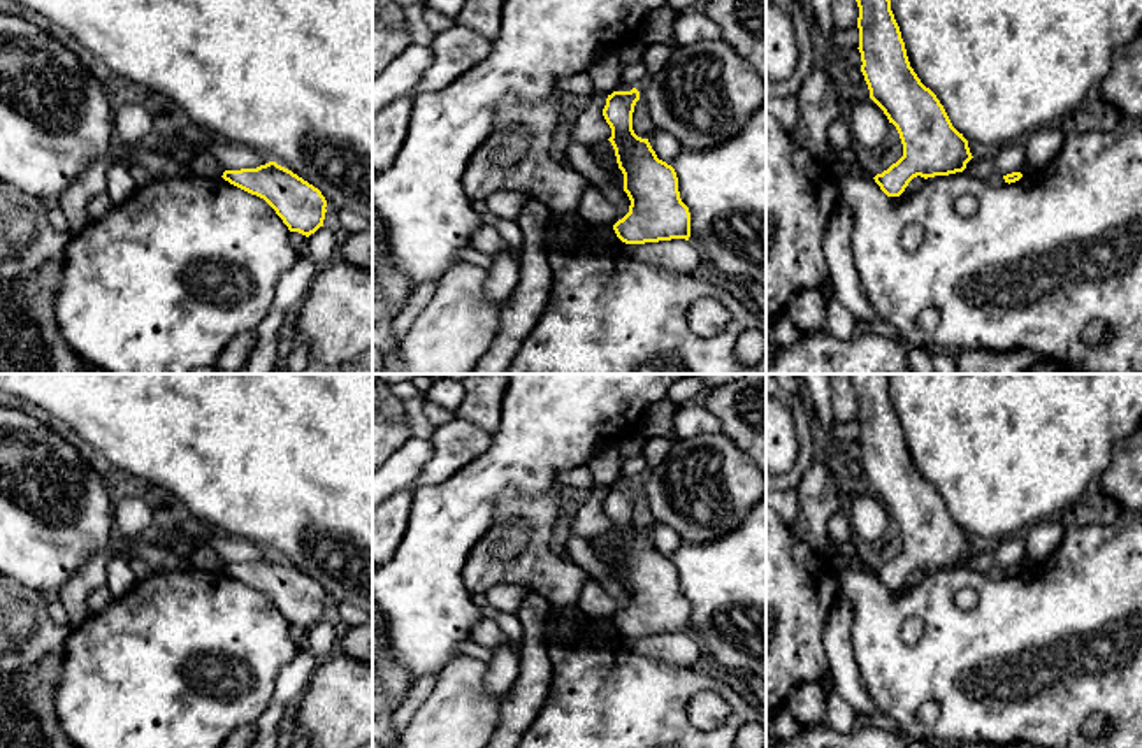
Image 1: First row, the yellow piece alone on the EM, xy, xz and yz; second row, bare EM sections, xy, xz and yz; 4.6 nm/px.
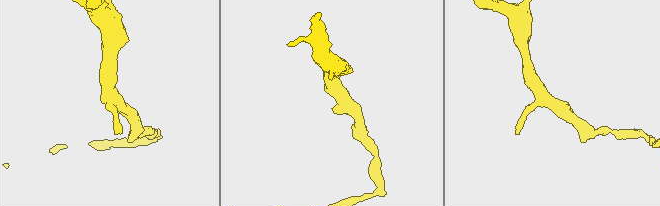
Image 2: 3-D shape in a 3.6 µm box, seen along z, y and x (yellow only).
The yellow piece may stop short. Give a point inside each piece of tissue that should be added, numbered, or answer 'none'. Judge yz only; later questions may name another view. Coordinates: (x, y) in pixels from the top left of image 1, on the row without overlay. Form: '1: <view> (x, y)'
none

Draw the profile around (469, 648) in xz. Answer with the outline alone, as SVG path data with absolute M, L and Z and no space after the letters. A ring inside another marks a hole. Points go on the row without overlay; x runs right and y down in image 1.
M471 639L460 644L460 655L473 657L476 660L488 662L494 655L492 648L473 643Z

